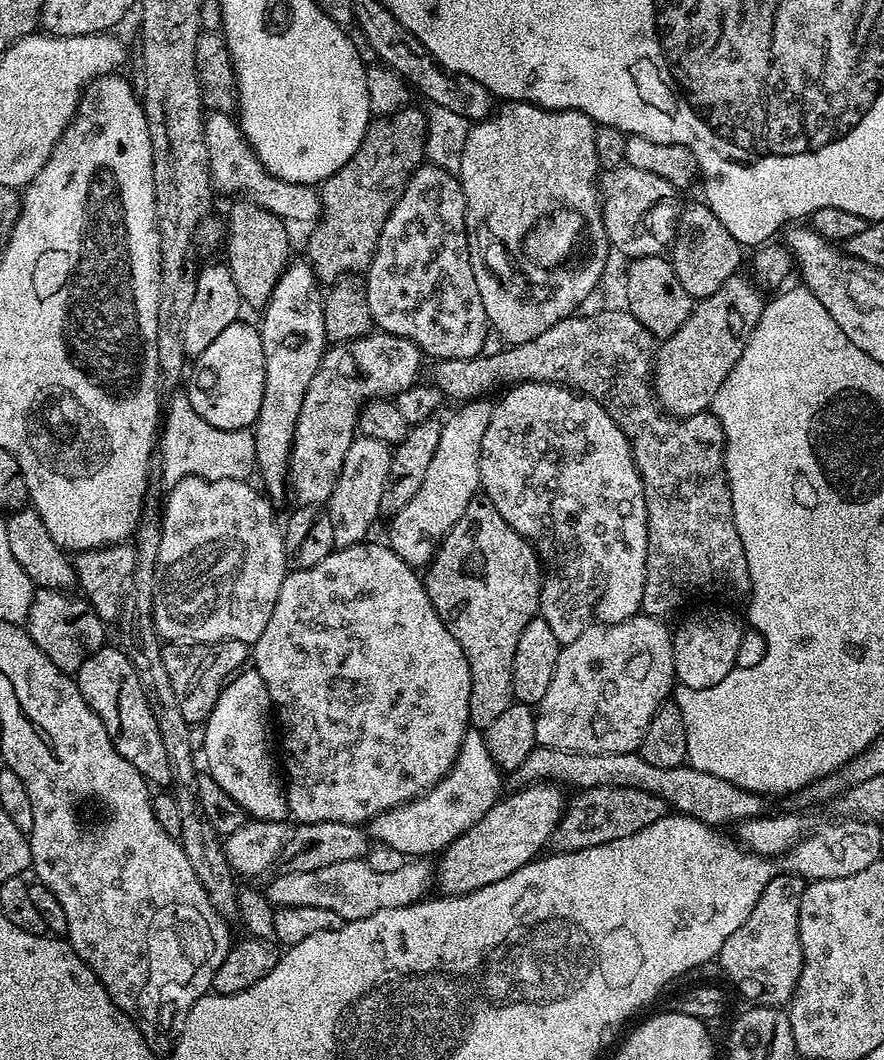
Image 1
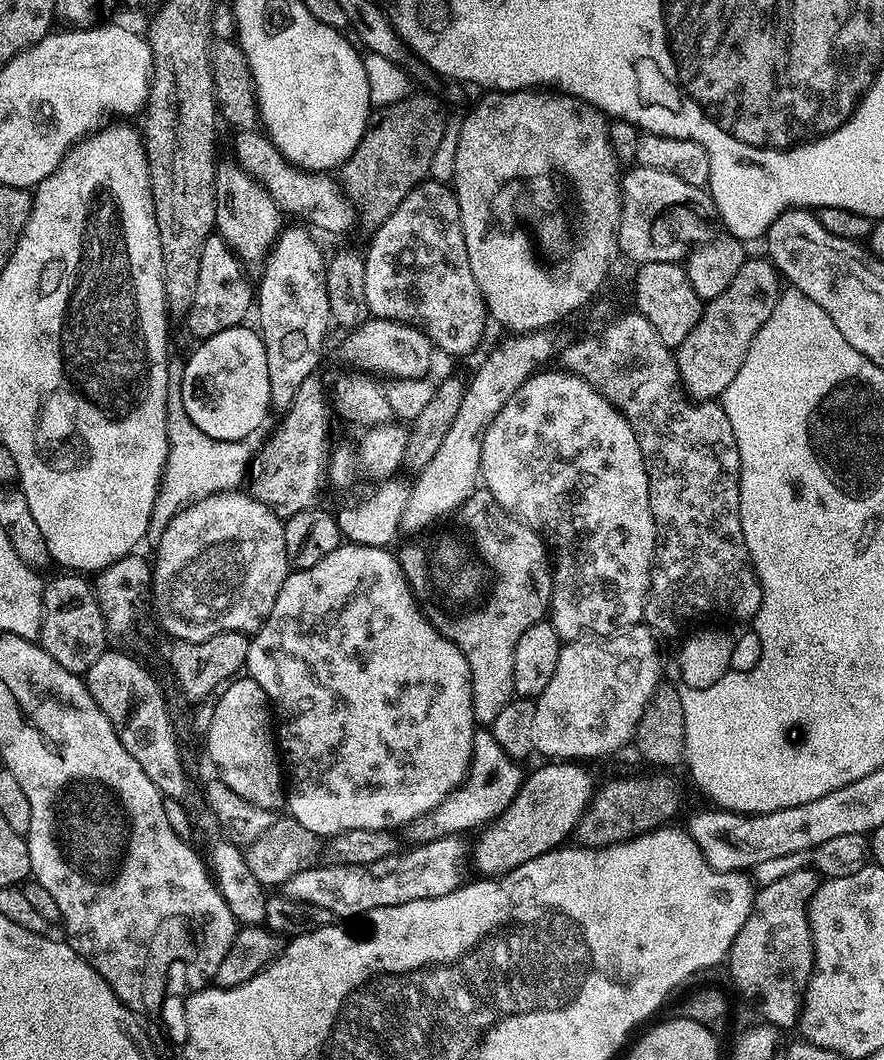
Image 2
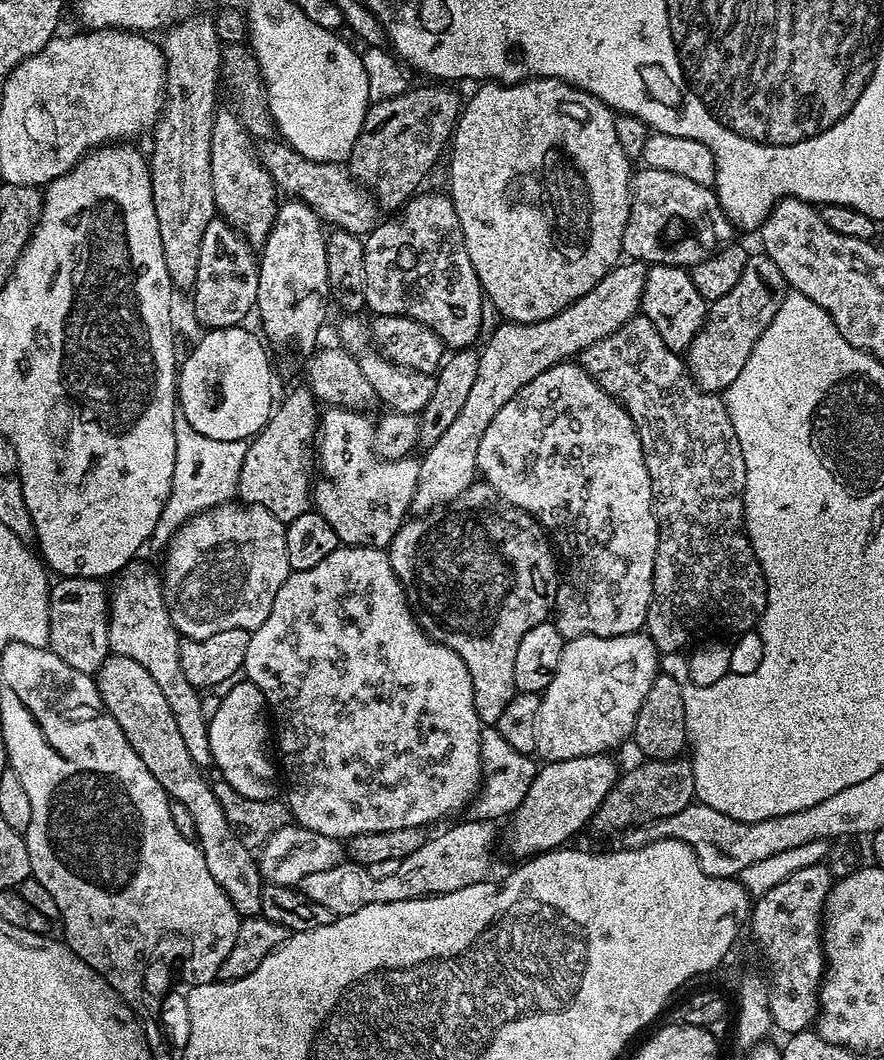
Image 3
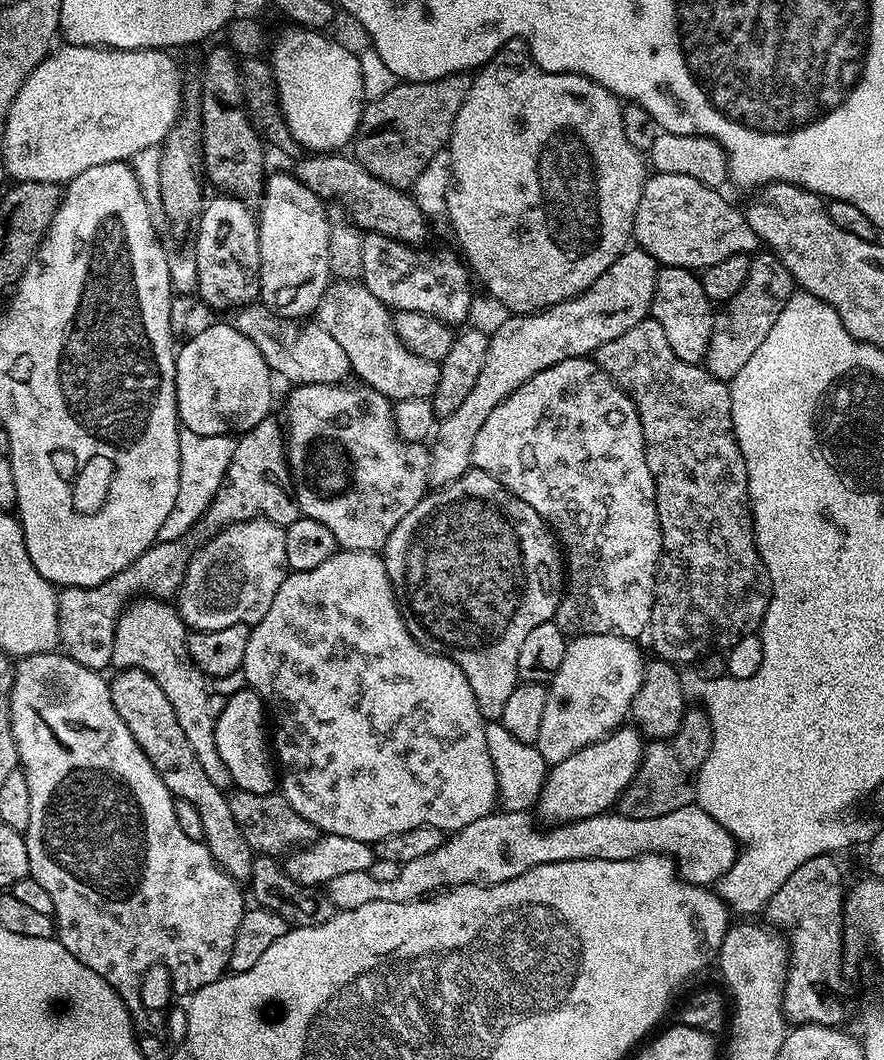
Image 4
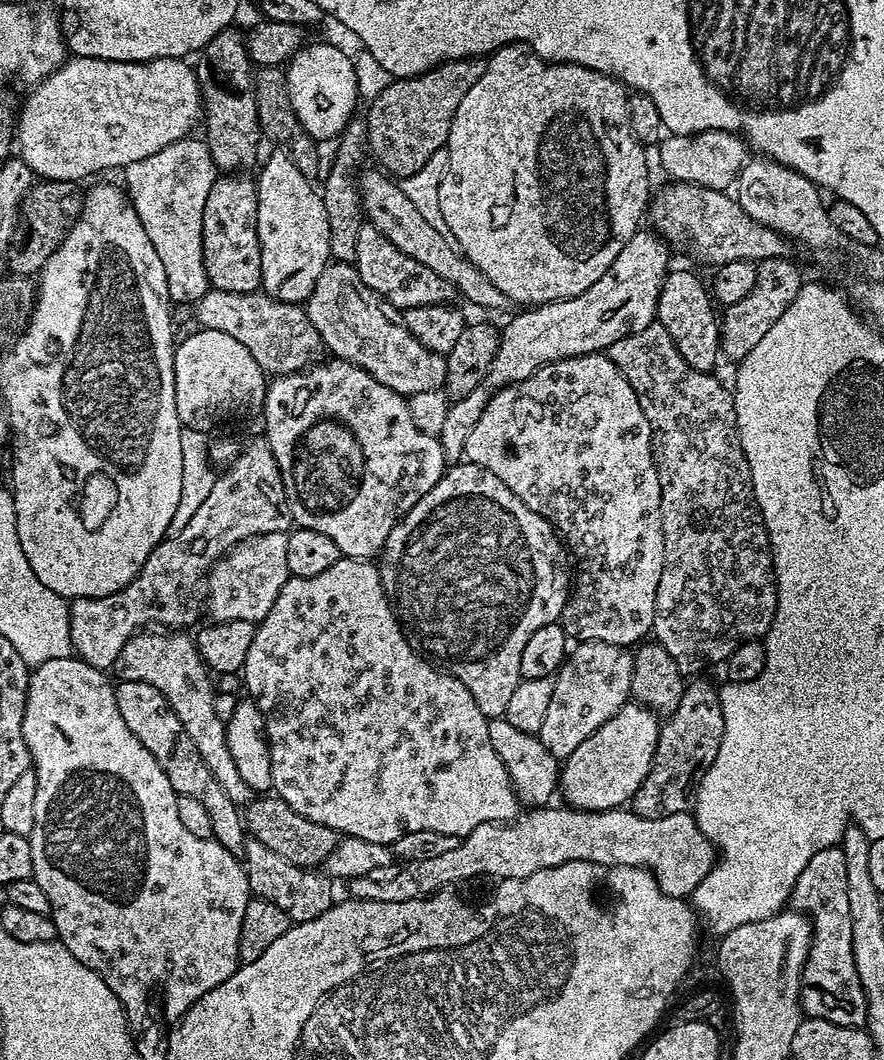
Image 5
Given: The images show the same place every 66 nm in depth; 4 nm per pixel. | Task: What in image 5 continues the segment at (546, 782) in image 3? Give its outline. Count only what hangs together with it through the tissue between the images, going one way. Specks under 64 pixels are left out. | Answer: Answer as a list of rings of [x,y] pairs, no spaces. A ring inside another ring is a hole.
[[[637,702],[623,704],[610,719],[602,722],[574,754],[563,757],[558,792],[568,799],[565,800],[567,807],[582,812],[605,812],[625,807],[638,786],[642,786],[646,774],[650,774],[660,726],[657,715]]]

